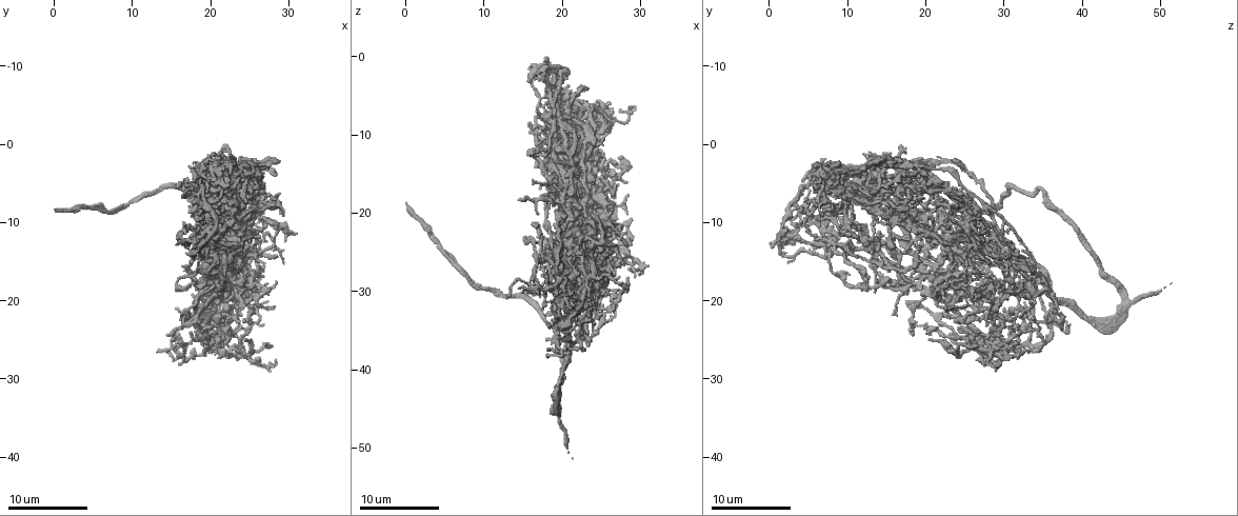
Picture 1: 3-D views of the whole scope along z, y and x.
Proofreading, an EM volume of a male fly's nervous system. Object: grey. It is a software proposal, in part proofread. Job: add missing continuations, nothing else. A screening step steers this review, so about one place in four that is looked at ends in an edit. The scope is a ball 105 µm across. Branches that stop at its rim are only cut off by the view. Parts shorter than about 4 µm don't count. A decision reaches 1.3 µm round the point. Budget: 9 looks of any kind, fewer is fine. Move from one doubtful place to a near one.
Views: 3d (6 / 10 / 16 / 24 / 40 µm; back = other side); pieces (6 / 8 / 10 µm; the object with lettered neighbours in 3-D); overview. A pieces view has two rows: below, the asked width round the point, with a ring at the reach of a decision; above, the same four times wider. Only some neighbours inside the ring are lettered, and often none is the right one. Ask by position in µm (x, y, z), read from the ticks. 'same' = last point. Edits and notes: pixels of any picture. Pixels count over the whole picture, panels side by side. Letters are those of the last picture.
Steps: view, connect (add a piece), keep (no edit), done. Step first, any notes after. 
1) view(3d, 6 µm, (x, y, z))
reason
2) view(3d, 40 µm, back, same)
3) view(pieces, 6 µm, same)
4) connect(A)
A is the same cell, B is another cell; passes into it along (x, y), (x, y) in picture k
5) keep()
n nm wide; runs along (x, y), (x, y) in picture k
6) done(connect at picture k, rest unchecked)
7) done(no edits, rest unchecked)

view(pieces, 8 µm, (28.0, 2.5, 13.0))
branch stops here

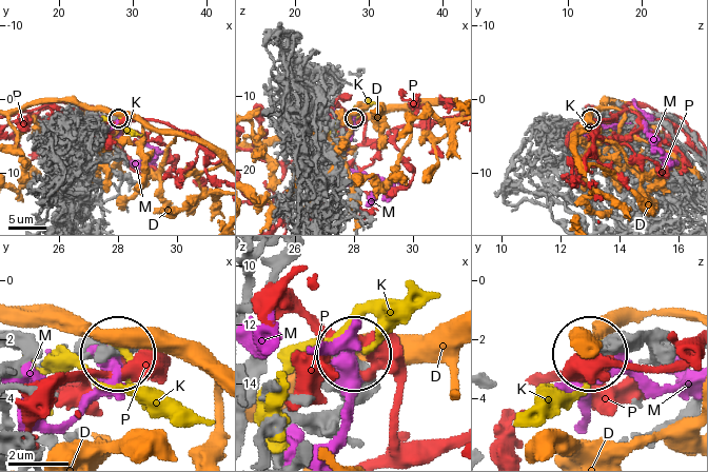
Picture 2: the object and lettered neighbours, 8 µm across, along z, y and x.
keep()
D, K, M and P are other cells; none of them fits

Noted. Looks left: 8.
view(pieces, 8 µm, (29.5, 9.0, 6.5))
long arm stops here

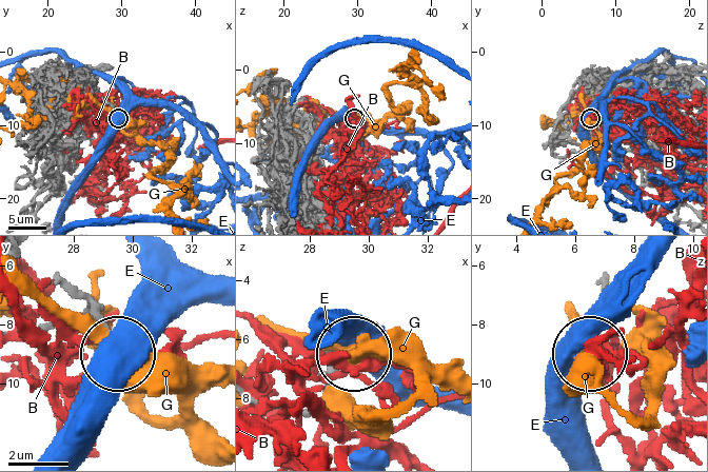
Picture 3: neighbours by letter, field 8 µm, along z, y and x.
keep()
B, E and G are other cells; no lettered piece goes on from it

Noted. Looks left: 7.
view(3d, 6 µm, (17.5, 24.5, 26.5))
an open end

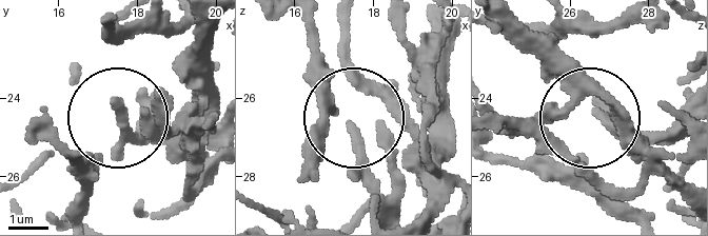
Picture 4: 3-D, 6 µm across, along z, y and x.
view(pieces, 10 µm, (17.45, 24.10, 26.70))

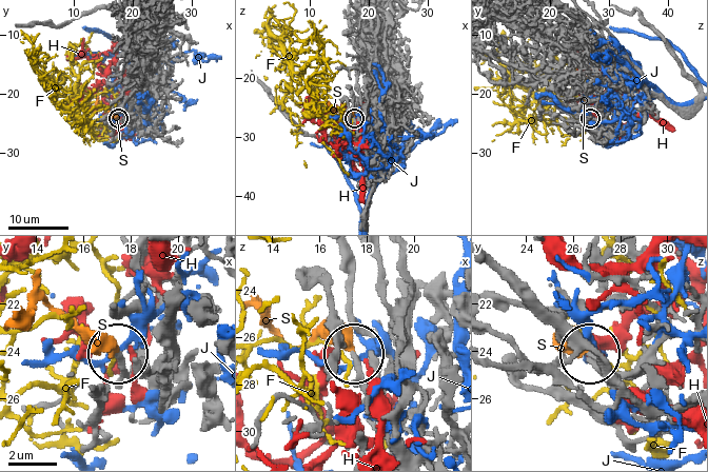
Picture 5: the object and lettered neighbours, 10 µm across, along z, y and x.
connect(S)
S is the same cell, F, H and J are other cells; the neuron continues

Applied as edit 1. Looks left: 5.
view(pieces, 10 µm, (16.5, 22.0, 15.5))
free end

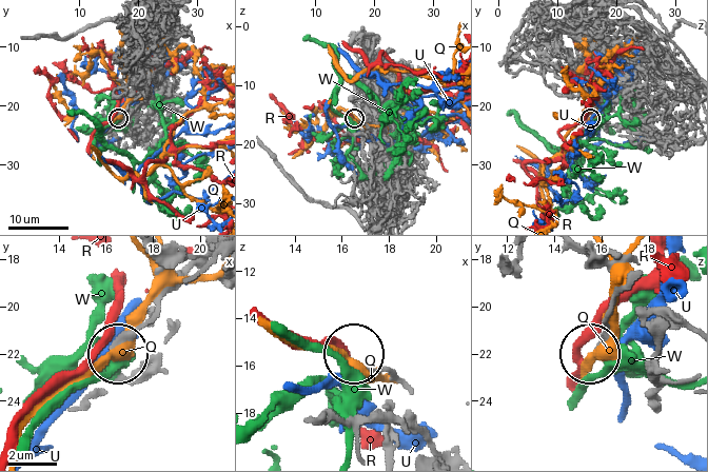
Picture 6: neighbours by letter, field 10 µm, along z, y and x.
keep()
Q, R, U and W are other cells; runs along (402, 384), (350, 361) in picture 6; no lettered piece goes on from it

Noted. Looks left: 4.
done(connect at picture 5, rest unchecked)

